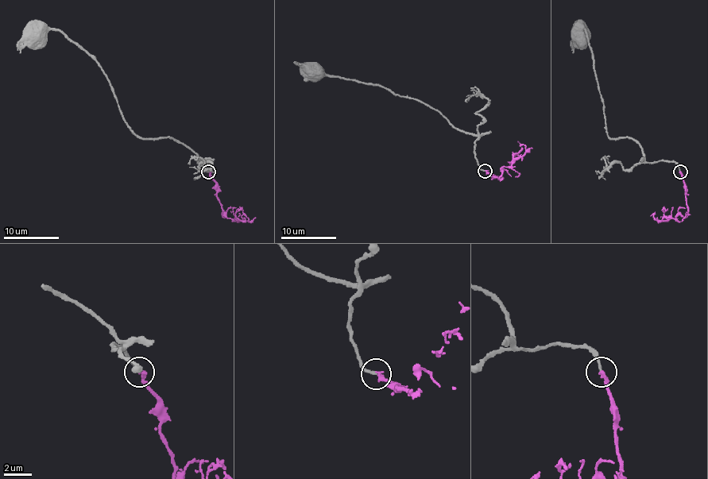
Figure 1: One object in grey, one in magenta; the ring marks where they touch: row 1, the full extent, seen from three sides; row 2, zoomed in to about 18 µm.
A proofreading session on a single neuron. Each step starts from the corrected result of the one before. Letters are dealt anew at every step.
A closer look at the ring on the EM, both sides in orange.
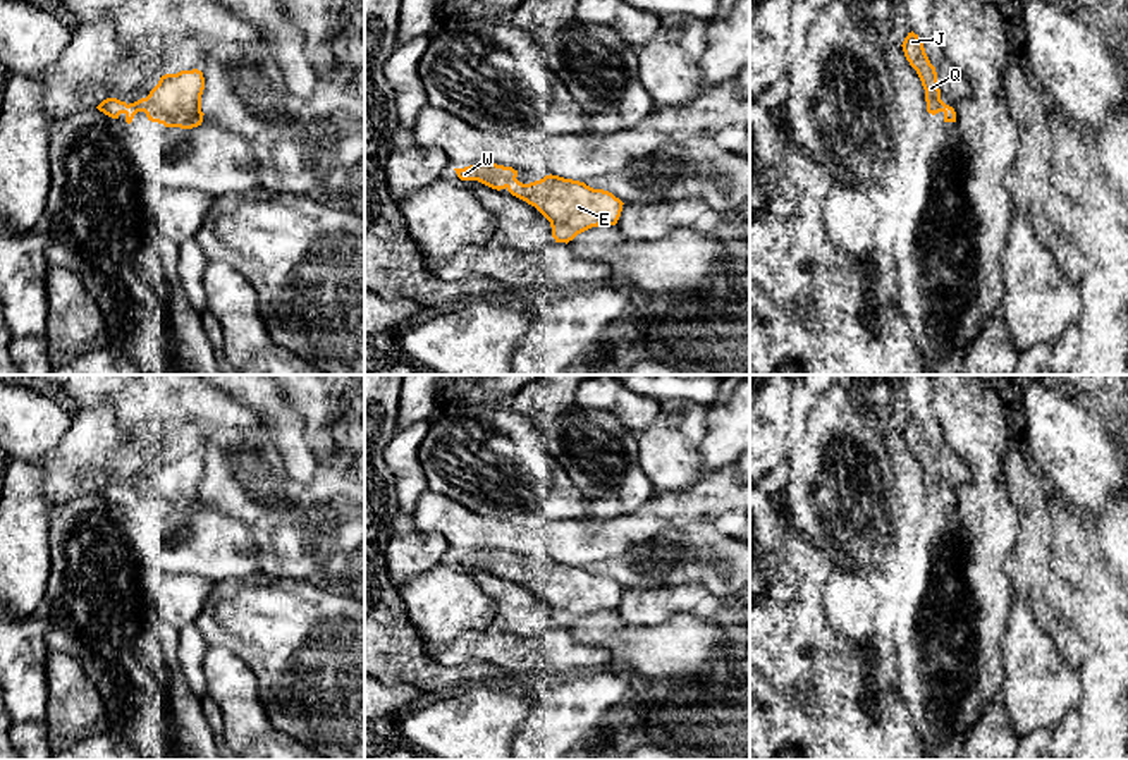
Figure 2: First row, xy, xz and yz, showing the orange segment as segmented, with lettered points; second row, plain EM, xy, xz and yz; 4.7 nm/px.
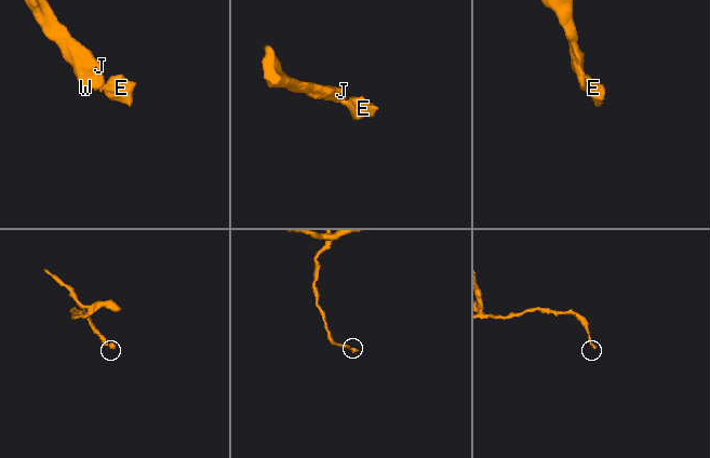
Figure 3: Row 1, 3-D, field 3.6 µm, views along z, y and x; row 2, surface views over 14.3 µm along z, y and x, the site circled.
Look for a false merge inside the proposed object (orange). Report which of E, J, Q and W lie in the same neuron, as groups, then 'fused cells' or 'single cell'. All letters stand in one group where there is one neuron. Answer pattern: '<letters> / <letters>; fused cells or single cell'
E J Q W; single cell

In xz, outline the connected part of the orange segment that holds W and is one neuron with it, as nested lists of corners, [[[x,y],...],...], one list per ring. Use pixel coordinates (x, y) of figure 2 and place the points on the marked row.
[[[476,163],[454,170],[461,181],[478,181],[497,191],[507,189],[535,206],[550,222],[555,242],[567,244],[592,227],[616,225],[624,205],[609,191],[552,174],[523,184],[516,179],[518,170],[497,163]]]

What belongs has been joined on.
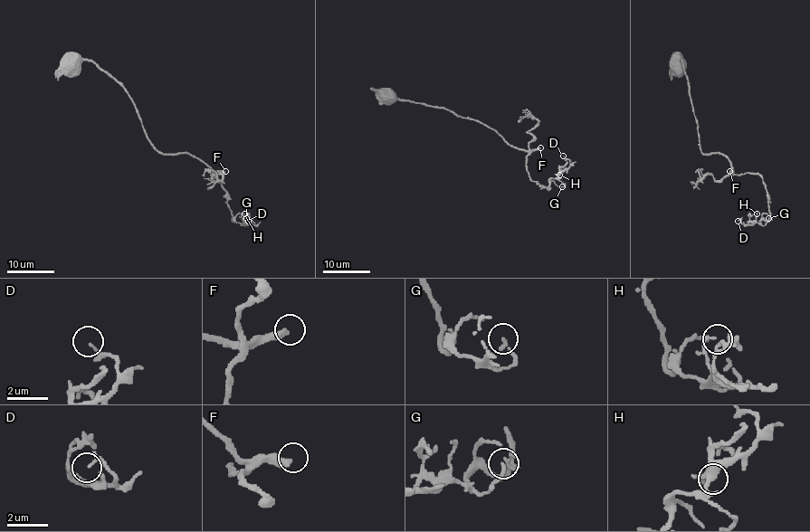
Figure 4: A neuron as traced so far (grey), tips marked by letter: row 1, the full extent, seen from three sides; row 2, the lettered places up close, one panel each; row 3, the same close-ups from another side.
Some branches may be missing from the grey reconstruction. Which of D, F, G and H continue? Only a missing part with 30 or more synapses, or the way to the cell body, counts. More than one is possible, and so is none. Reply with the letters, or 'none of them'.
F

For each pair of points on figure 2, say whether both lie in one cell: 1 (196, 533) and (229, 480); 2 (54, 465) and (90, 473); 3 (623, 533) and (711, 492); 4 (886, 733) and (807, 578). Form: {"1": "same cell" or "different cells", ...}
{"1": "different cells", "2": "same cell", "3": "same cell", "4": "same cell"}

